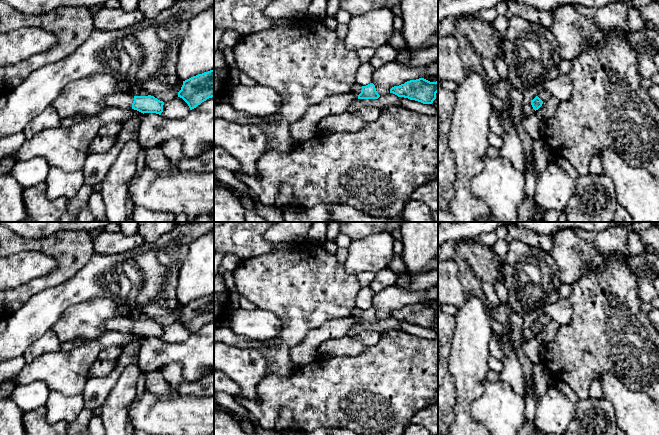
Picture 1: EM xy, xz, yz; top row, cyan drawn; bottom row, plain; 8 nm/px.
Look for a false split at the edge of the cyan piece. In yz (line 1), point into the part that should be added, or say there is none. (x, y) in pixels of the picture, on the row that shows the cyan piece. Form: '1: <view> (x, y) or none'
1: none

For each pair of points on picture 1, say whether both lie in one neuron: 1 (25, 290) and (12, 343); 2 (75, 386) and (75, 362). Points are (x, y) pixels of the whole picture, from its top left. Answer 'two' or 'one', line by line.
1: two
2: one

